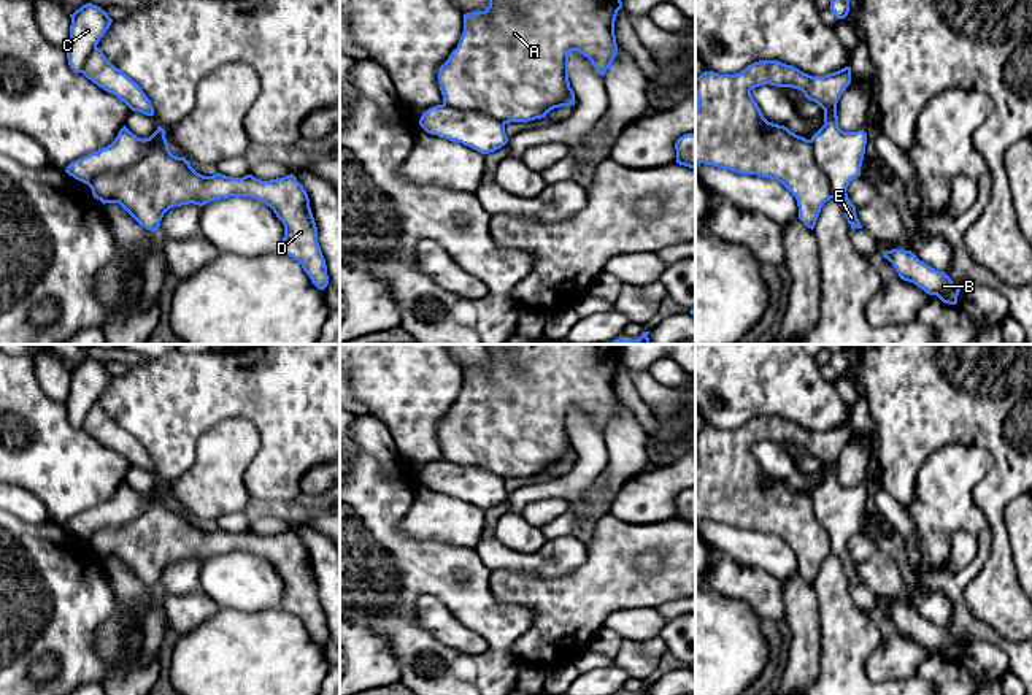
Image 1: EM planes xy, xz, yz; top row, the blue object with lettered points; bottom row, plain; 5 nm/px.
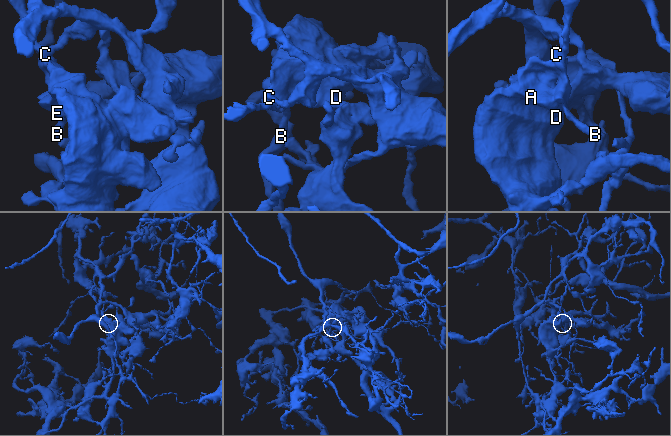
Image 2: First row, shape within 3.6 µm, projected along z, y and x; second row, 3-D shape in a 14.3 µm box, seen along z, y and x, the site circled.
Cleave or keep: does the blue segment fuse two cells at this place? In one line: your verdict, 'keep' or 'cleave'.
cleave

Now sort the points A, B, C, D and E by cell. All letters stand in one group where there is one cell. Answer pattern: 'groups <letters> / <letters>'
groups A D / B C E

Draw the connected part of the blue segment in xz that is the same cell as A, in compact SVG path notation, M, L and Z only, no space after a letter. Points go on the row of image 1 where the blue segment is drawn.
M489 0L484 11L464 14L460 41L438 70L443 105L479 111L503 124L575 106L568 54L578 51L605 76L618 51L614 21L621 8L621 0Z

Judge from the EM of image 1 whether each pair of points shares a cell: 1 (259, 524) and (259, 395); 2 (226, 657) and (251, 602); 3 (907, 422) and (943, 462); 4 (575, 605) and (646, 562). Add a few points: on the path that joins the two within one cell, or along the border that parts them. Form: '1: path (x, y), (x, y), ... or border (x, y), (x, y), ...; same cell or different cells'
1: border (264, 506), (256, 510); different cells
2: border (219, 606), (246, 611), (280, 608); different cells
3: border (970, 443), (939, 446), (920, 468), (916, 484); different cells
4: border (662, 554), (662, 564), (650, 573), (637, 570); different cells

